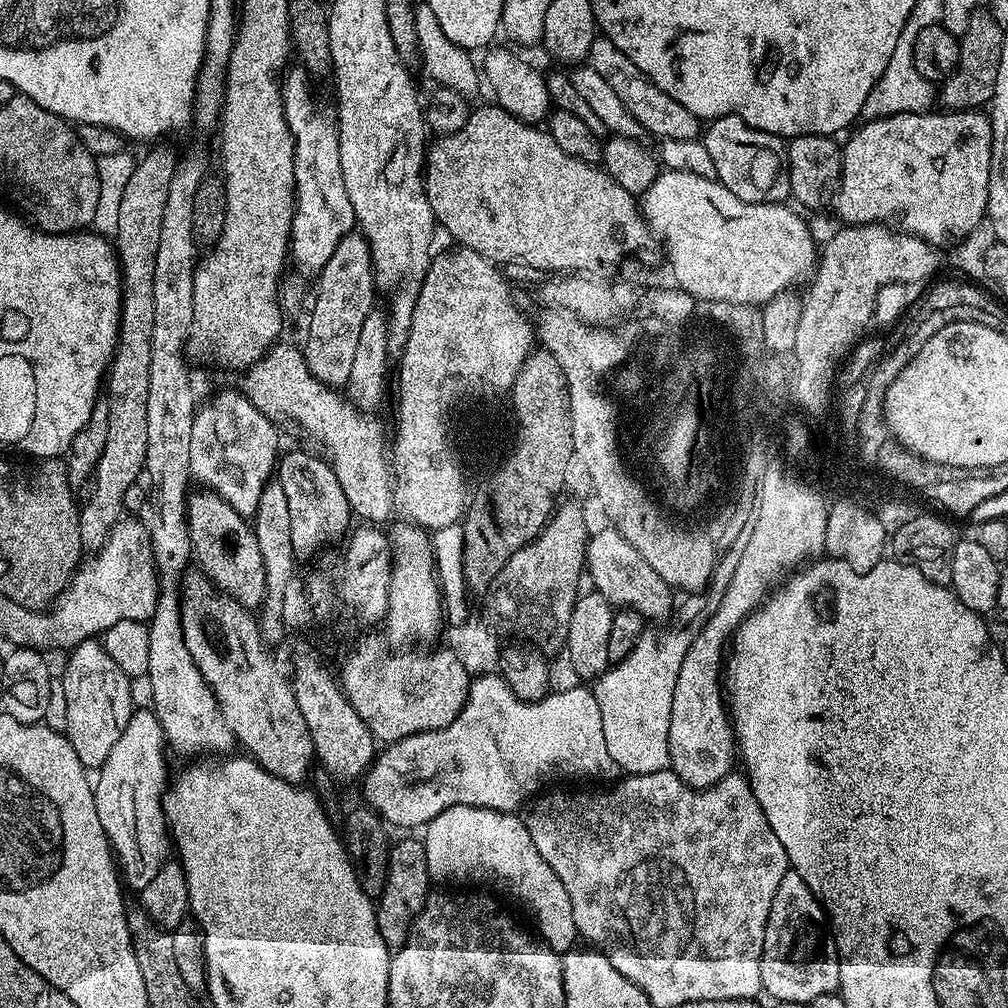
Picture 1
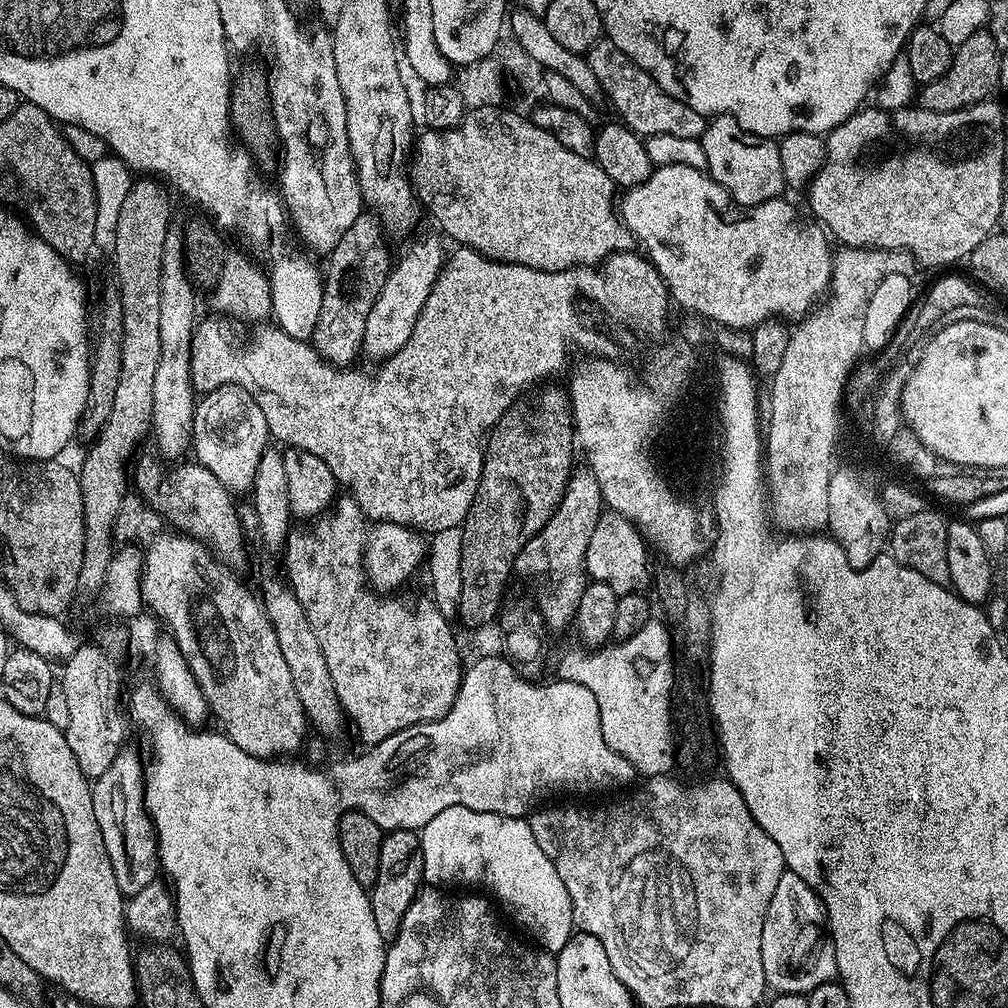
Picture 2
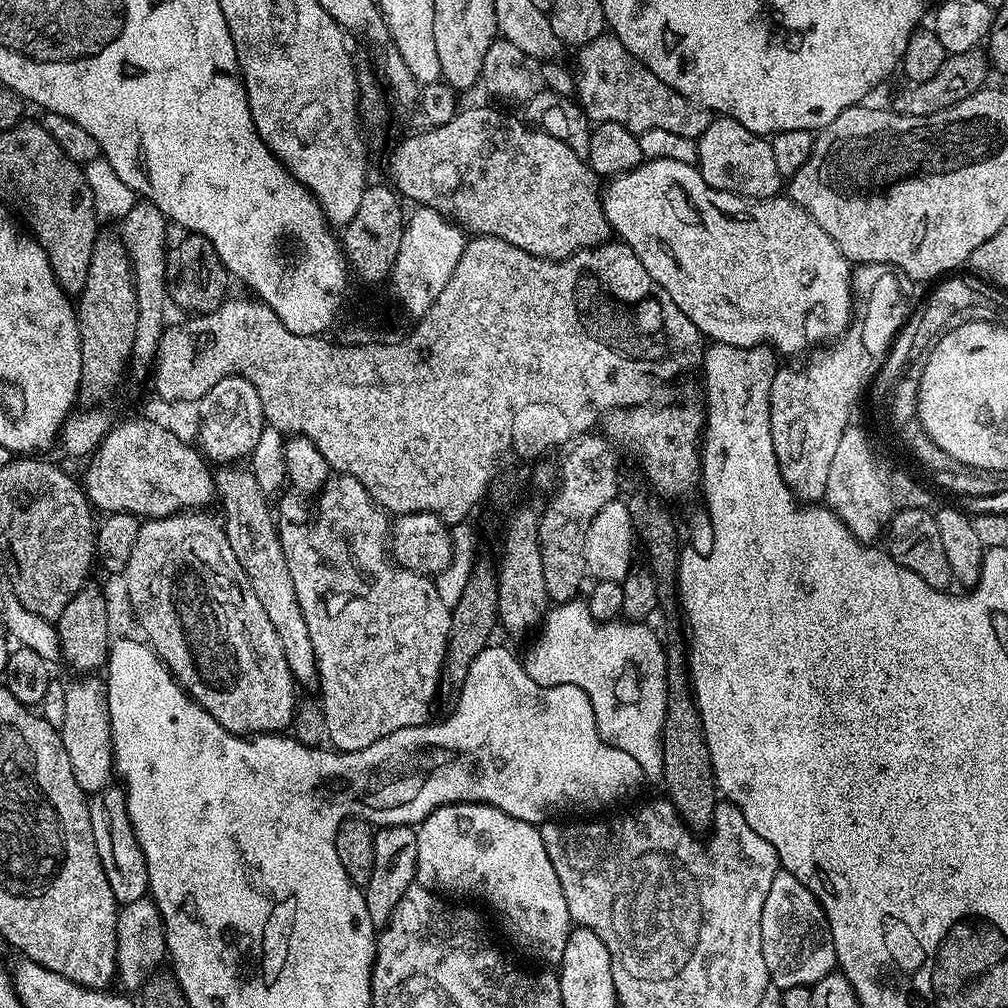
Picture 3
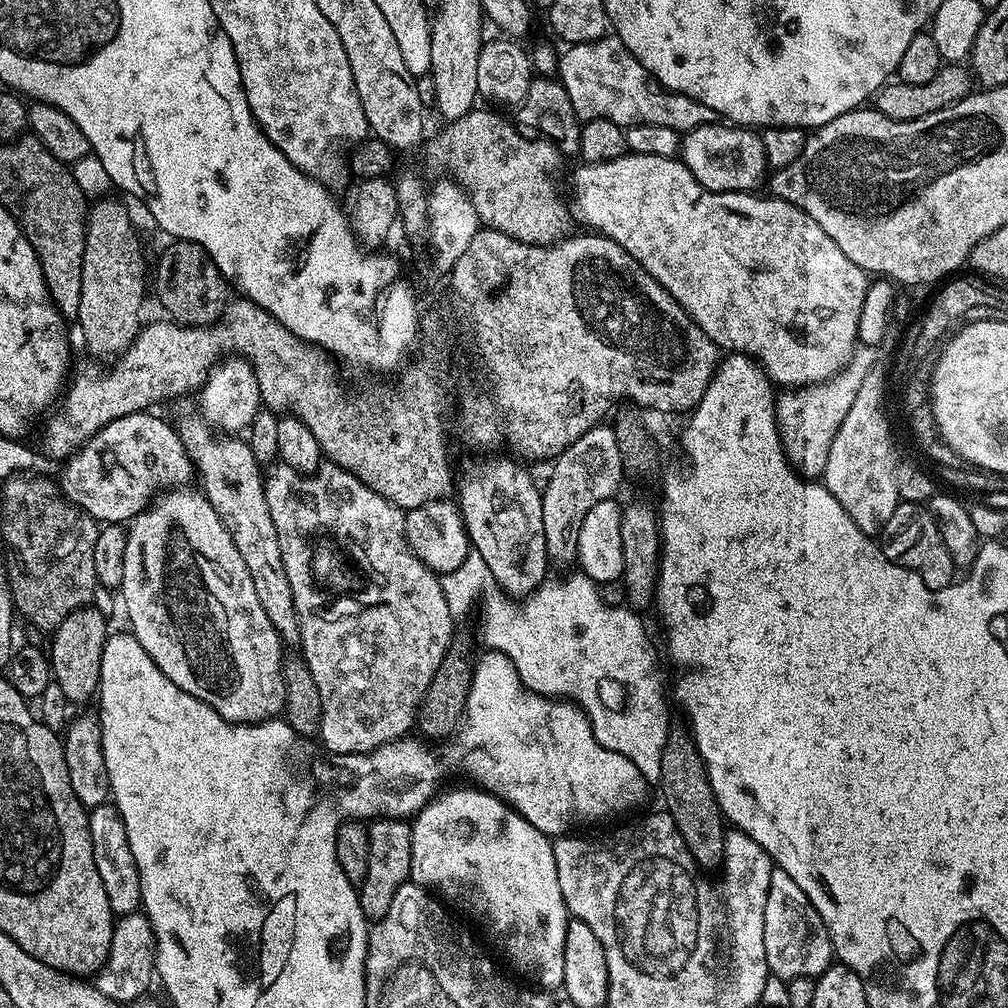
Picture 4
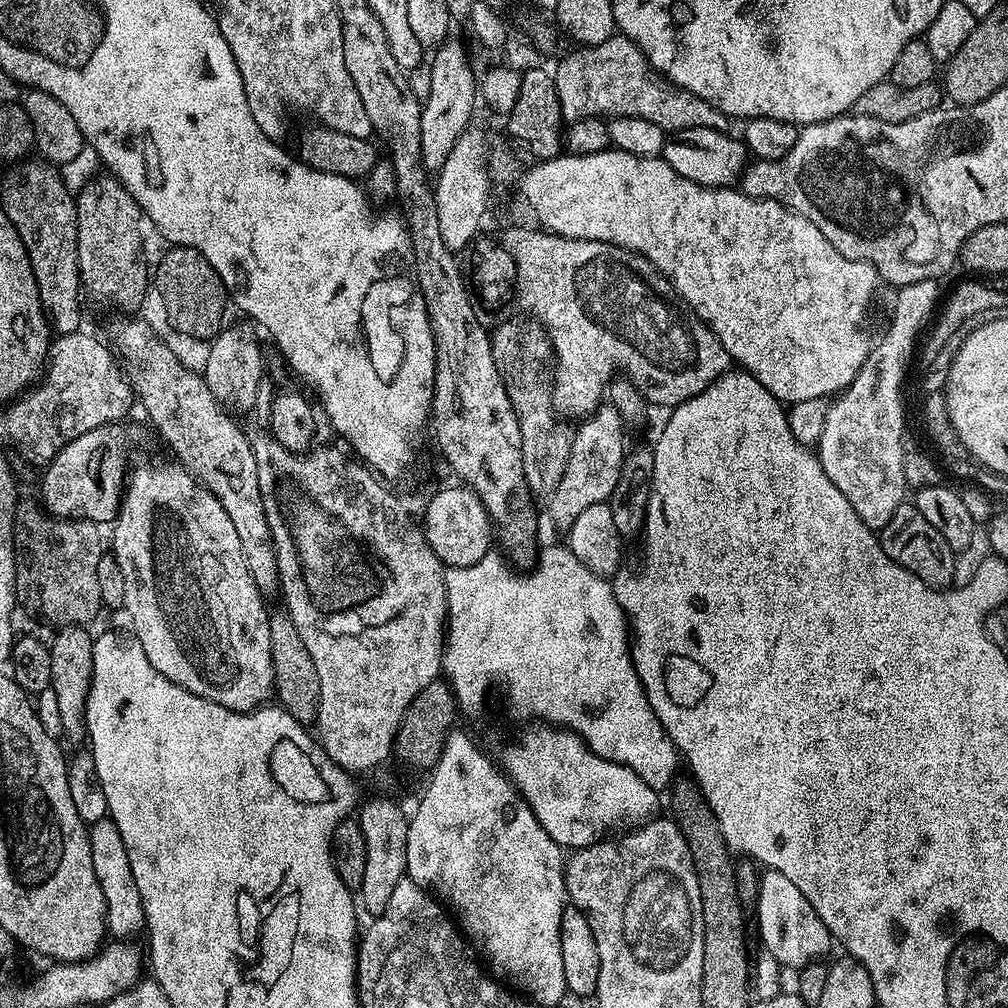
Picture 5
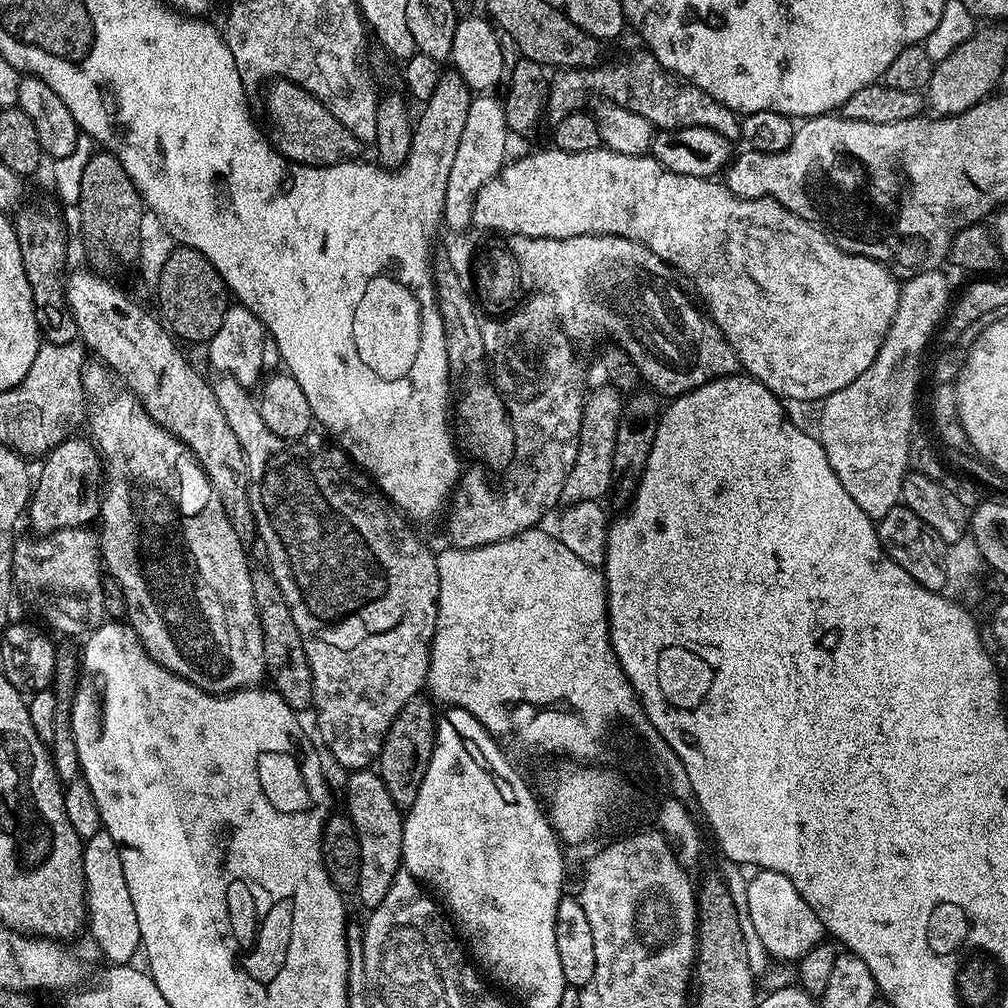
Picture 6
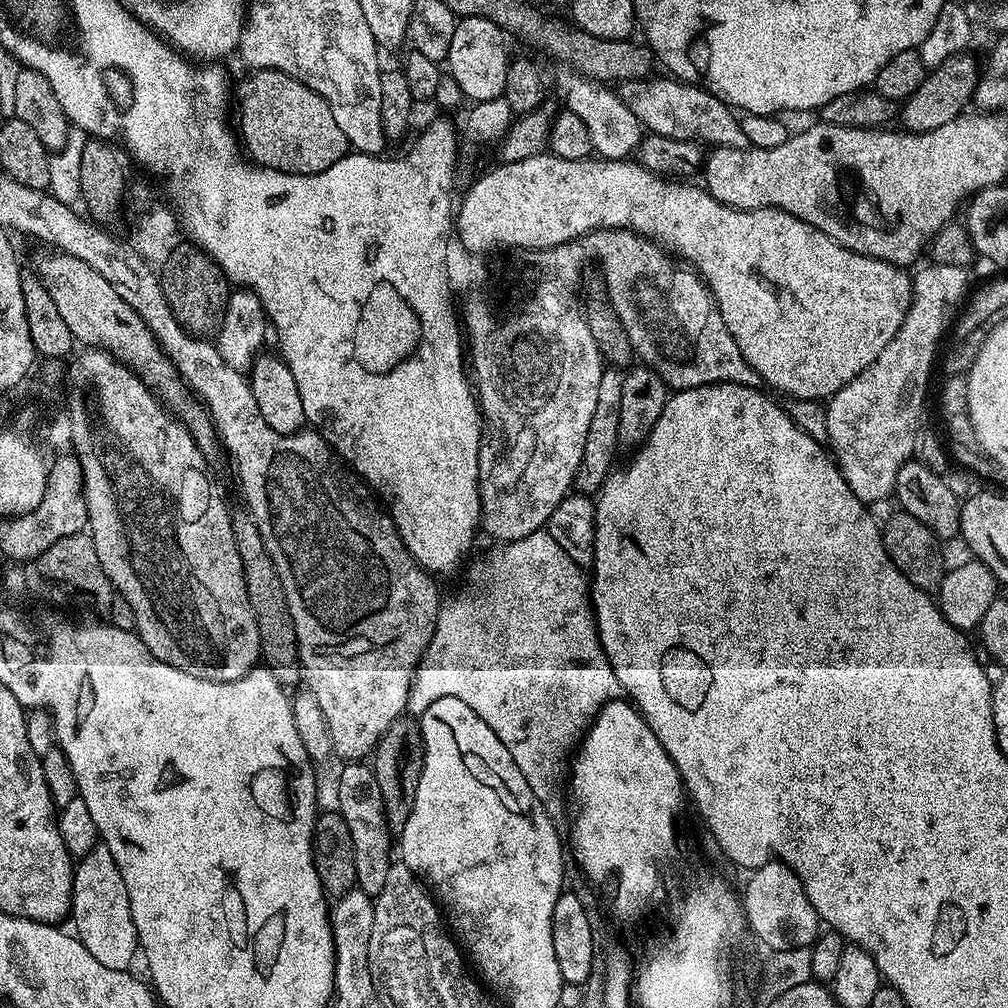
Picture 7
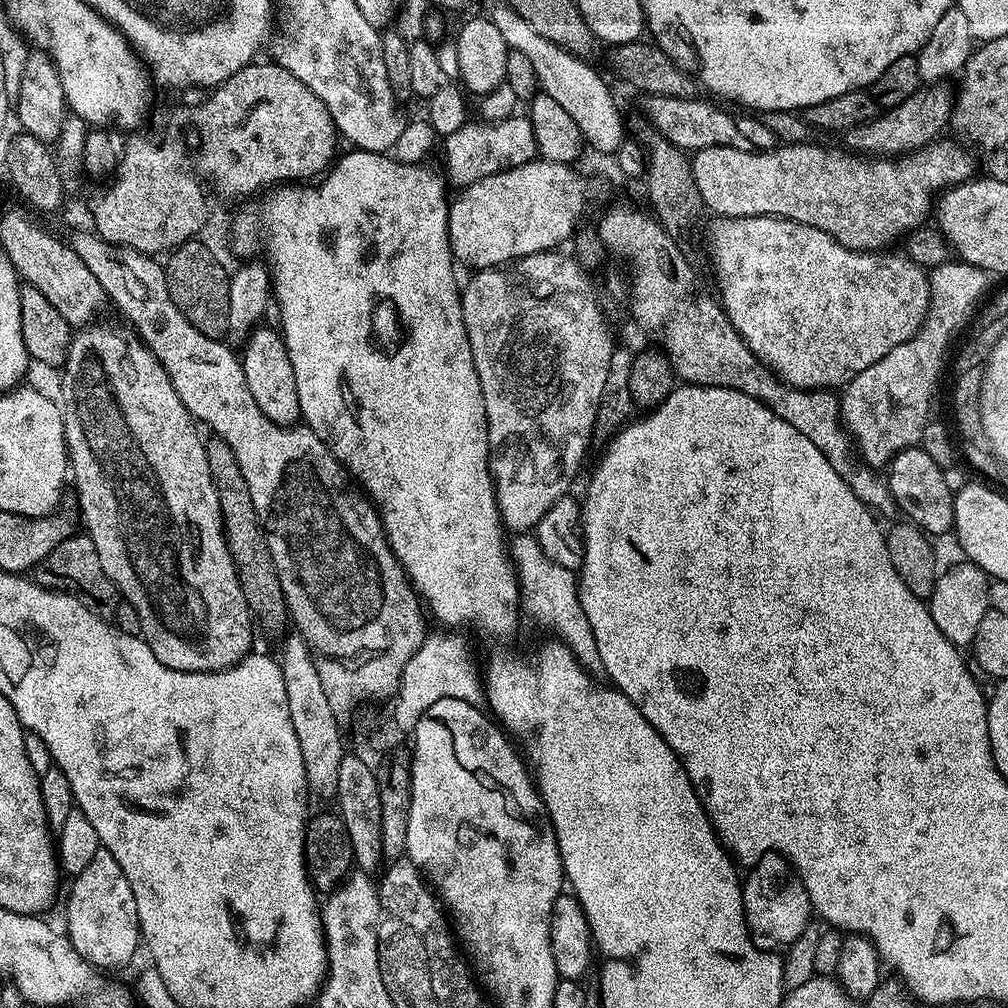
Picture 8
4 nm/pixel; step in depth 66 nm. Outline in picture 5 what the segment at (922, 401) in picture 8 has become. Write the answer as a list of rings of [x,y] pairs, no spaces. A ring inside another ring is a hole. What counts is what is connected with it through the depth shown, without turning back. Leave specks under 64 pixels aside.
[[[923,280],[902,284],[895,289],[896,301],[892,304],[892,317],[888,320],[884,337],[869,347],[866,362],[862,370],[858,370],[854,382],[850,382],[850,386],[828,404],[818,445],[820,469],[826,470],[826,478],[842,490],[842,498],[854,506],[854,514],[858,514],[870,530],[884,528],[894,510],[906,500],[903,476],[906,447],[906,440],[903,440],[904,371],[912,360],[920,331],[929,327],[941,303],[942,292],[940,296],[938,285],[936,280]]]

